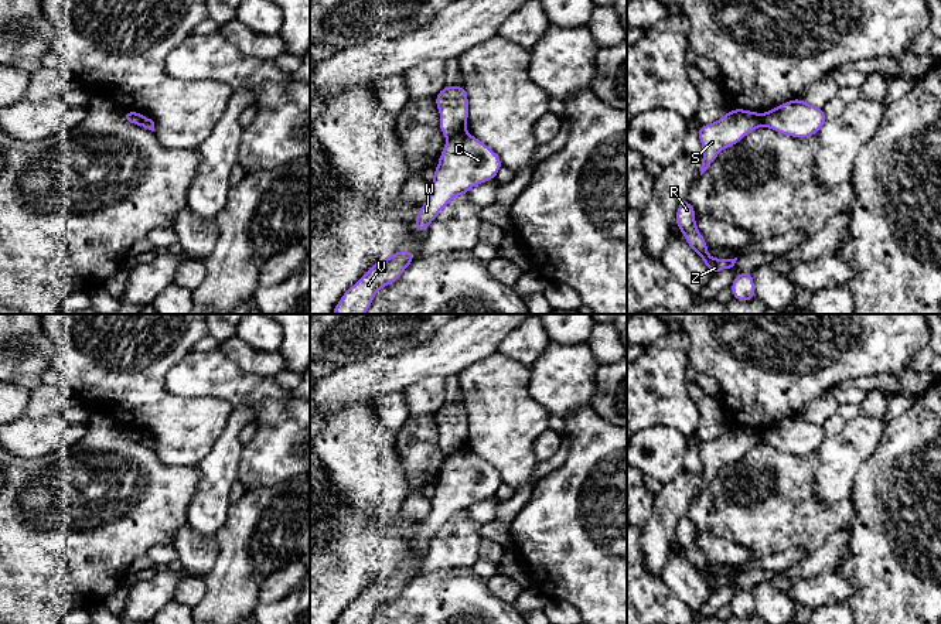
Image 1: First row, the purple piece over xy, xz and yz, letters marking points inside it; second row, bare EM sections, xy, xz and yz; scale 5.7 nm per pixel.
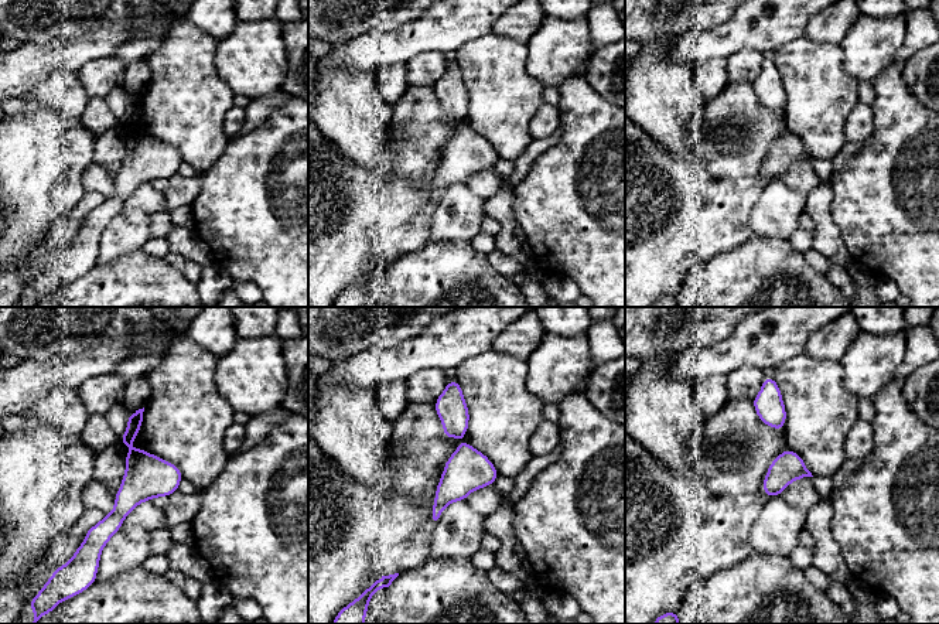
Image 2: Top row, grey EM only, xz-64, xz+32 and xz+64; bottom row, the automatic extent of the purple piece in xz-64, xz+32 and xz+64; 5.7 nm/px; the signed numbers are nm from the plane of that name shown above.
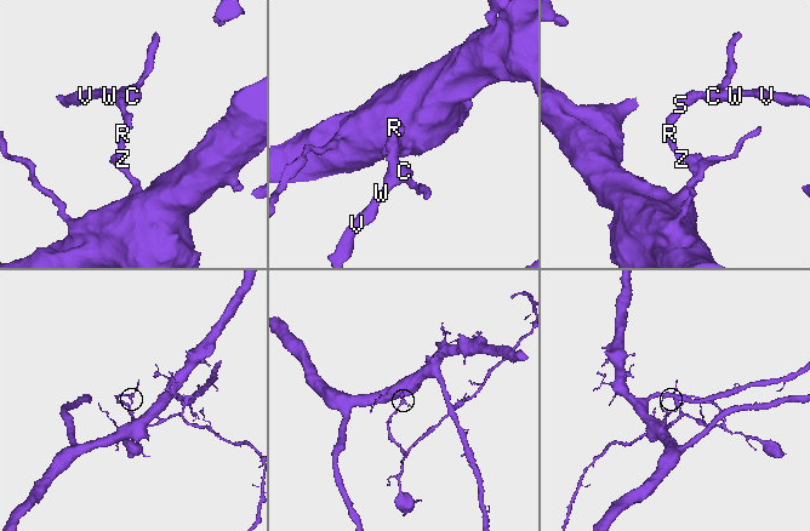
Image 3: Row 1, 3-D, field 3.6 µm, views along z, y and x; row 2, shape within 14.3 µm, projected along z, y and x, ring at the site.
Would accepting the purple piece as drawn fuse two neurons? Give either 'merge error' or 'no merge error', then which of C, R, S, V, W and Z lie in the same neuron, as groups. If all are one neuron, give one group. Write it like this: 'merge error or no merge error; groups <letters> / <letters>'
merge error; groups C V W / R S Z

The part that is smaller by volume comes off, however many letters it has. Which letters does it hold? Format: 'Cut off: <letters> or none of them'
Cut off: C, V, W

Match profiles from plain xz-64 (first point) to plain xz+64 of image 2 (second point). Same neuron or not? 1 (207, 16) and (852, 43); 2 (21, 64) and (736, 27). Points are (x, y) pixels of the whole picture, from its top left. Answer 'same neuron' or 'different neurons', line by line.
1: different neurons
2: same neuron

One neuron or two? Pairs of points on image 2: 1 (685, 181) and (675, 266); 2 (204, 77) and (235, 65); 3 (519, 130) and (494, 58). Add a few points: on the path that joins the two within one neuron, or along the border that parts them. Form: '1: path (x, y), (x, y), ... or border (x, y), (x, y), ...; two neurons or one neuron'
1: path (685, 203), (685, 210), (675, 221), (675, 245); one neuron
2: border (218, 40), (215, 71), (235, 94); two neurons
3: path (502, 112), (502, 94), (495, 77); one neuron

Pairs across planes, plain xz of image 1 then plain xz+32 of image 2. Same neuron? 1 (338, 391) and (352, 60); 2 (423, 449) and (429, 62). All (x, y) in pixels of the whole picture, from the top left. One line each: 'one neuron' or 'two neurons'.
1: one neuron
2: two neurons

